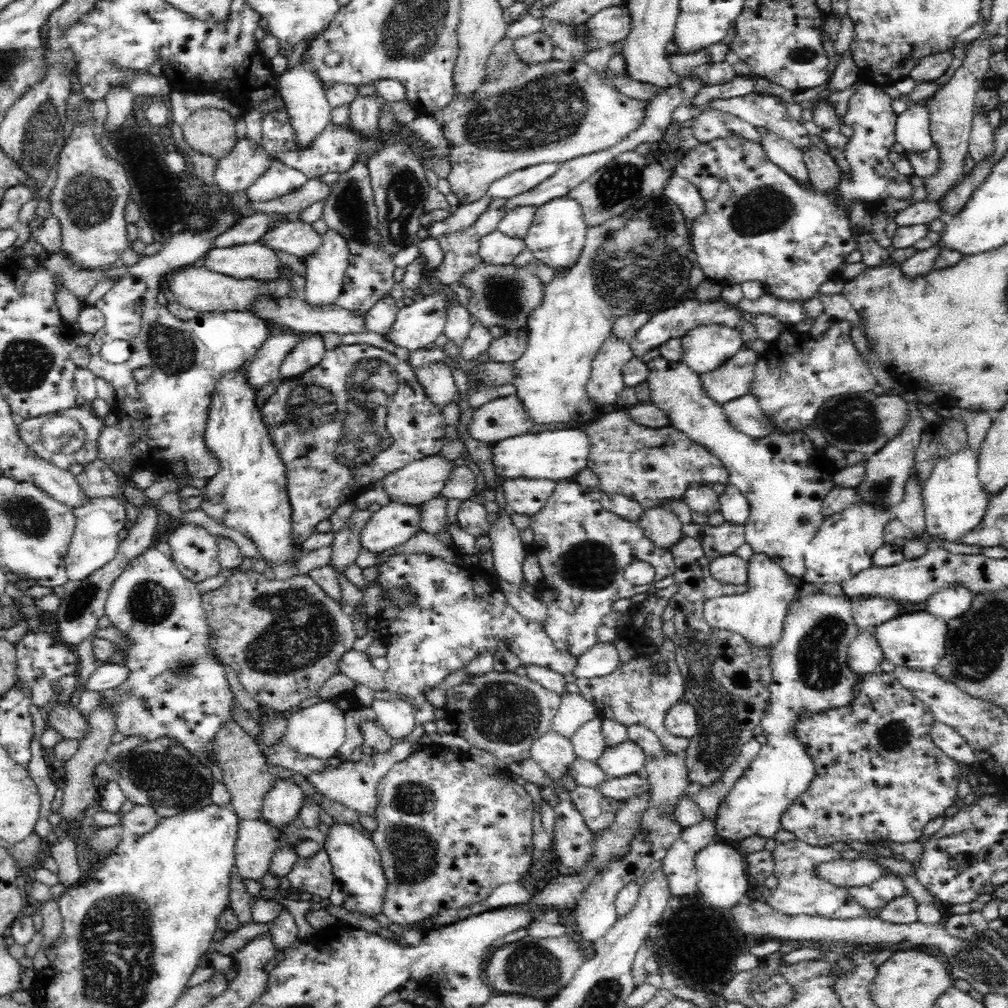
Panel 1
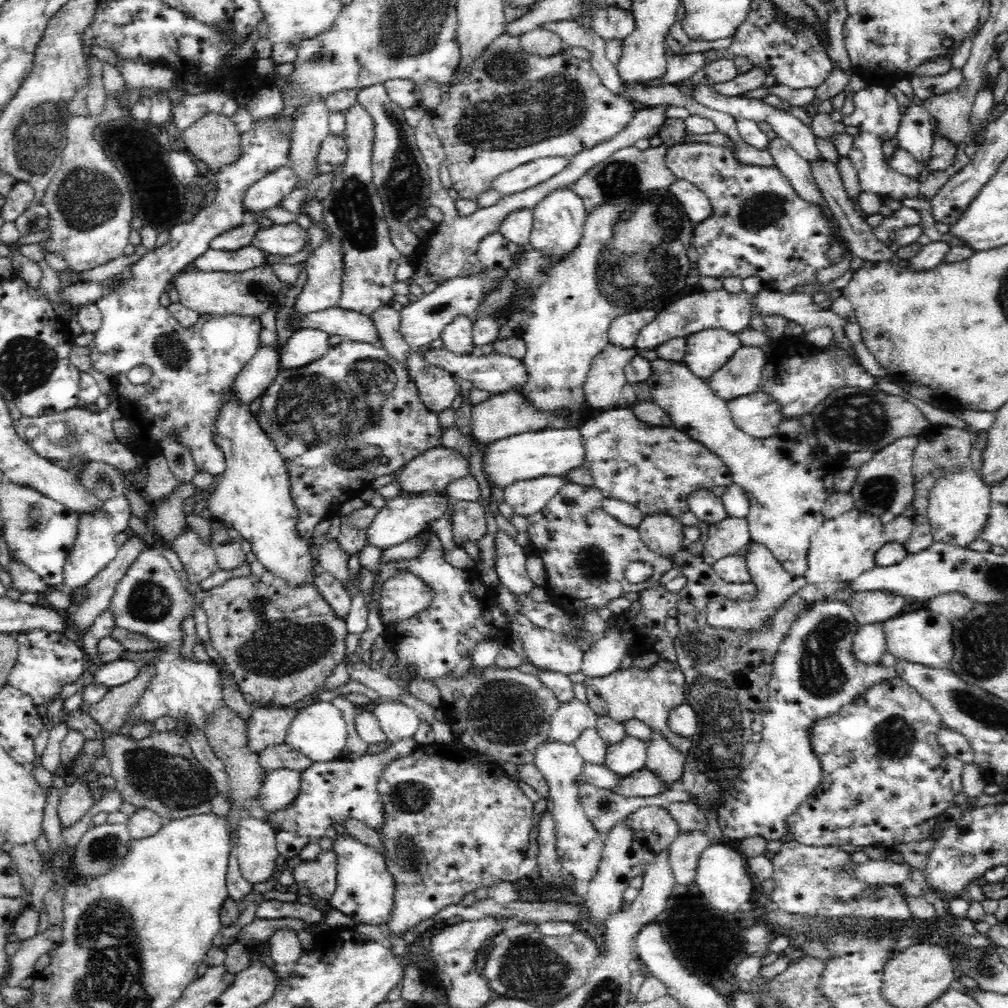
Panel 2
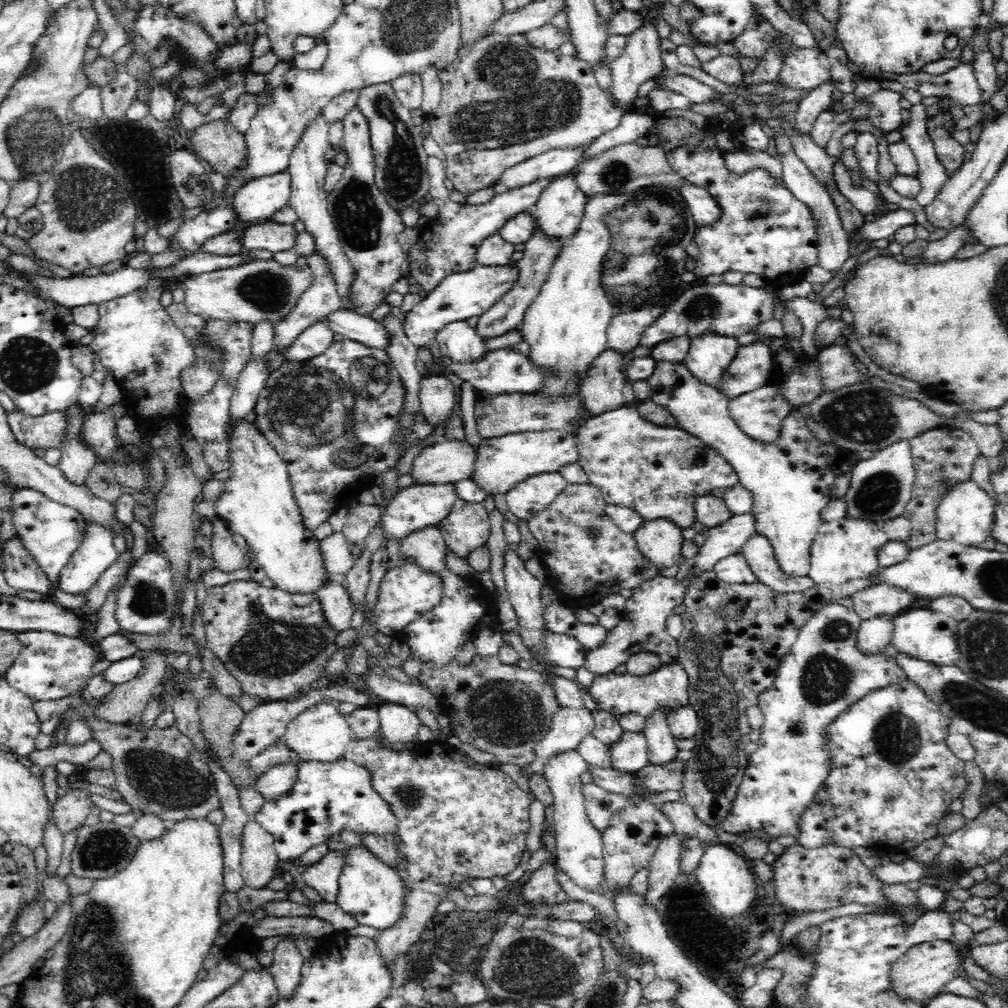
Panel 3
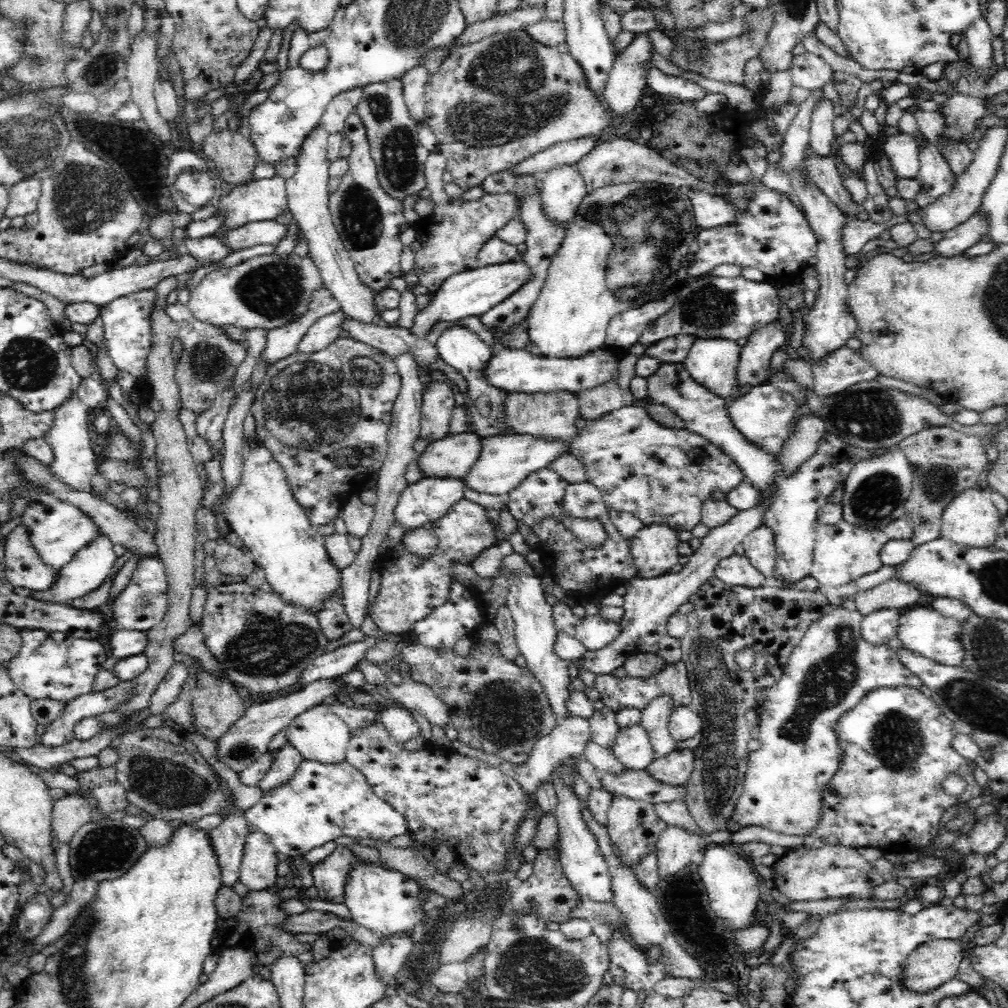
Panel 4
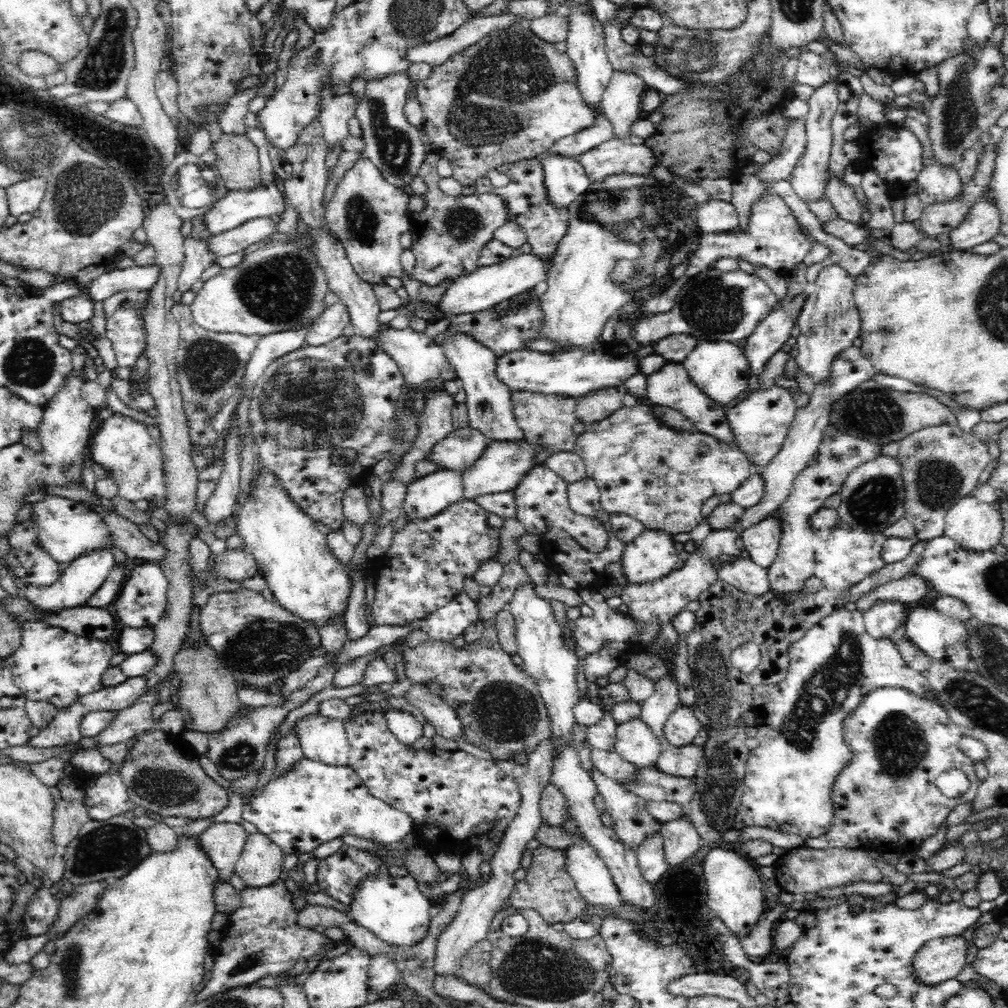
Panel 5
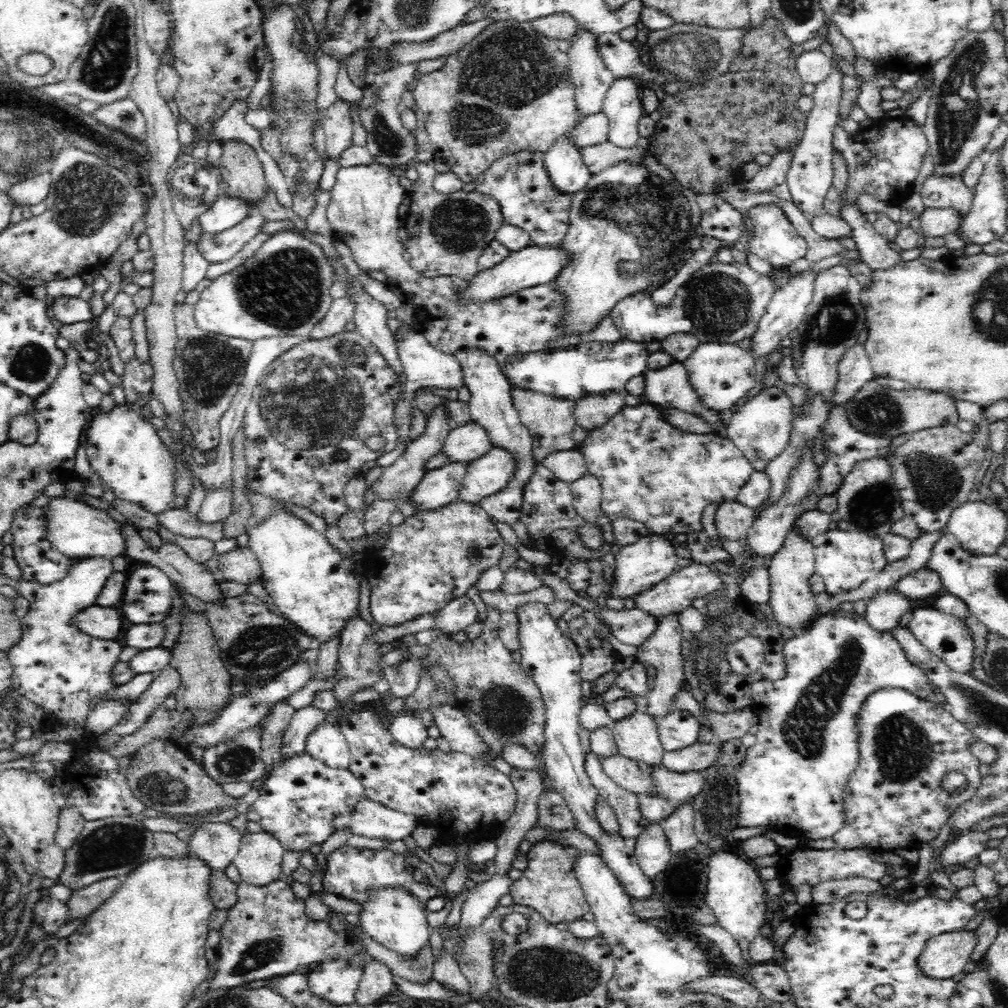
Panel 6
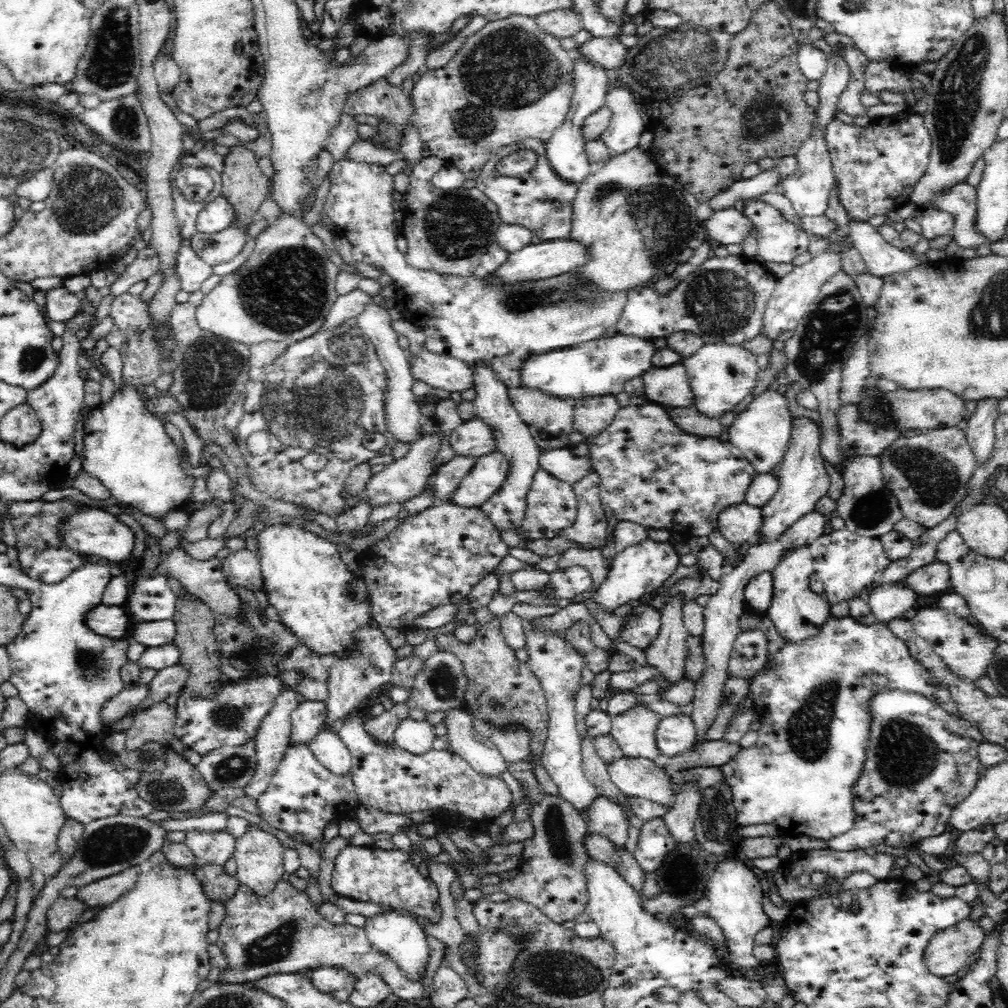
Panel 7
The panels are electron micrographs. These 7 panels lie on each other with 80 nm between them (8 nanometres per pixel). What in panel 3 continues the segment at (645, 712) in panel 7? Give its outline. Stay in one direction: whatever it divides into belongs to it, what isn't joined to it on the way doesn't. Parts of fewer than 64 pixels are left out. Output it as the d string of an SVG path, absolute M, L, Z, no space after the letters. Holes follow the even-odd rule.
M624 731L609 749L612 768L623 773L636 773L650 764L647 738L642 731Z

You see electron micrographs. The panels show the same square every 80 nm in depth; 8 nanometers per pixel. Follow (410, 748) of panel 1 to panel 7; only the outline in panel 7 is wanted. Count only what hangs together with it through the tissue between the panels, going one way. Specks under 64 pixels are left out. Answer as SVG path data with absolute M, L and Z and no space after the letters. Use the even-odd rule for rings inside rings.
M308 743L289 745L268 784L268 788L255 799L258 815L275 829L290 834L293 840L315 845L323 839L326 826L356 815L360 829L373 836L376 833L408 832L414 823L406 814L394 814L374 809L356 800L356 789L351 775L334 774L314 756Z

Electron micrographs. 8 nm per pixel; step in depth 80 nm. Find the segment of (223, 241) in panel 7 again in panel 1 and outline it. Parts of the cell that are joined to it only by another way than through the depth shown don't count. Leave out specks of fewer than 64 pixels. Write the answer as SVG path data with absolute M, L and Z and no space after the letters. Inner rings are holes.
M296 219L278 223L268 229L259 238L259 243L274 251L281 250L304 259L322 244L322 237L314 231L312 224Z

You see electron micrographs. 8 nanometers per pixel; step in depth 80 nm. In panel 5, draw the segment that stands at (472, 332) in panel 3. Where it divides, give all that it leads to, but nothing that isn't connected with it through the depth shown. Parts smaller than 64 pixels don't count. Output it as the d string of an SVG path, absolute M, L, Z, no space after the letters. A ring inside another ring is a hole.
M466 334L449 336L441 348L451 367L456 370L461 388L466 391L465 404L467 405L470 427L484 433L488 441L519 442L520 439L524 439L524 431L515 420L511 402L512 391L496 375L496 354Z

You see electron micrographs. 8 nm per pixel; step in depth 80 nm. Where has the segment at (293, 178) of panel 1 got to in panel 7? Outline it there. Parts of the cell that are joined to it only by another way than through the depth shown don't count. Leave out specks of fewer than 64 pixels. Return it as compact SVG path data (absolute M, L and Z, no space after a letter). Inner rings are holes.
M221 194L209 201L197 216L197 231L214 234L230 227L233 219L232 205Z

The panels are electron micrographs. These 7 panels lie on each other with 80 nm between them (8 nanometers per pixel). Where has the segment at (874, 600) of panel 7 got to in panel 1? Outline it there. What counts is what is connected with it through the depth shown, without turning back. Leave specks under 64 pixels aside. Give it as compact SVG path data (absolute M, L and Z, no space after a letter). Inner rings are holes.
M872 627L860 631L849 644L848 665L852 671L864 676L870 673L882 673L880 662L884 660L878 641L874 640Z

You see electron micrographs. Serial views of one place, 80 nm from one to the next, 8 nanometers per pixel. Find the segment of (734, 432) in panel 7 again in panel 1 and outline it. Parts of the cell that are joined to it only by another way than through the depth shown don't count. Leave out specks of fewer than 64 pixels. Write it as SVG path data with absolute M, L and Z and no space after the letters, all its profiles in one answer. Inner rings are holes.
M750 393L726 402L723 410L728 424L746 436L762 438L768 436L772 431L771 421L764 417L758 398Z

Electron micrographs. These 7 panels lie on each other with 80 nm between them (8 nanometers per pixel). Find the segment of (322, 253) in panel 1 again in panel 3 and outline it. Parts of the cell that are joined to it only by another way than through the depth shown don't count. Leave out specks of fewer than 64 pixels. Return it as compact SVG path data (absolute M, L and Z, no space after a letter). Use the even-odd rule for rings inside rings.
M314 252L307 256L307 264L312 271L312 275L314 275L314 282L302 292L302 296L298 298L294 310L286 318L274 325L274 349L283 355L288 351L297 336L304 333L306 328L316 324L320 321L320 318L328 316L330 312L336 312L336 310L343 308L343 303L338 296L336 283L330 274L329 264L325 256L322 256L319 252Z

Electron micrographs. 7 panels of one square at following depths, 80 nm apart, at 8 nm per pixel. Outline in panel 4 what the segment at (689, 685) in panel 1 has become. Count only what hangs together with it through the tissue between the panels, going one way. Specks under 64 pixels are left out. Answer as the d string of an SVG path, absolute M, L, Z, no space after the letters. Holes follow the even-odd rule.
M883 564L876 572L844 586L820 586L812 591L783 588L772 583L758 587L729 585L718 577L711 576L687 599L694 604L694 610L687 614L687 631L681 638L681 660L688 669L690 679L690 707L702 717L702 742L694 750L694 767L686 782L684 801L702 831L727 831L727 823L734 813L735 803L742 794L742 784L751 753L746 748L752 729L750 722L746 721L746 712L756 707L759 691L766 690L782 678L783 666L810 623L830 612L832 607L841 606L844 600L854 600L858 592L870 590L890 580L894 571L895 566ZM748 647L753 650L753 665L747 669L740 668L736 654Z

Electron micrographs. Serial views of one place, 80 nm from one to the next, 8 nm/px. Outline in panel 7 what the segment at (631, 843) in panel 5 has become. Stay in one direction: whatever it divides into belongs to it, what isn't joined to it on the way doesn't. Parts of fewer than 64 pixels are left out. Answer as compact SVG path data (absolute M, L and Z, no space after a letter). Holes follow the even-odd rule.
M590 735L581 738L581 753L583 756L582 766L586 778L597 788L600 796L606 796L616 805L624 808L626 819L631 819L638 824L637 817L634 817L628 796L624 794L613 782L606 768L606 763L600 758L594 747L594 741Z

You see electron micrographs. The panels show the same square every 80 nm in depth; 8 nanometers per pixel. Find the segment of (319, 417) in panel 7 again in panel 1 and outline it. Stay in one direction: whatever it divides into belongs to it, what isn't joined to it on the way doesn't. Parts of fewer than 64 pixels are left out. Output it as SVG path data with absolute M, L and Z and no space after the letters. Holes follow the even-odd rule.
M341 344L334 350L327 350L323 354L322 361L316 364L312 370L304 372L298 378L290 380L280 380L277 384L276 392L265 401L262 406L262 419L265 420L266 426L269 427L269 435L272 437L274 446L278 449L278 454L282 459L283 465L286 466L287 475L287 496L290 499L292 509L291 518L291 540L300 546L313 532L316 524L322 520L328 519L340 504L348 502L346 498L354 501L354 494L359 496L358 492L368 484L374 485L375 481L382 481L388 474L397 472L417 460L431 457L433 454L440 453L443 442L445 441L446 424L442 417L444 407L434 405L428 397L426 390L418 383L418 378L408 363L397 358L395 354L386 352L382 348L370 346L370 344L352 344L344 346Z

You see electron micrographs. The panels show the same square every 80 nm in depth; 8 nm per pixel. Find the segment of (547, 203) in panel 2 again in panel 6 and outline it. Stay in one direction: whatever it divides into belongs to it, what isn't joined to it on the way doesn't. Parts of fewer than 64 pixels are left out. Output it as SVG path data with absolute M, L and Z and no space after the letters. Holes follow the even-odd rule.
M570 133L558 138L544 153L544 164L555 192L572 197L585 188L592 173L584 163L580 147L571 142Z

